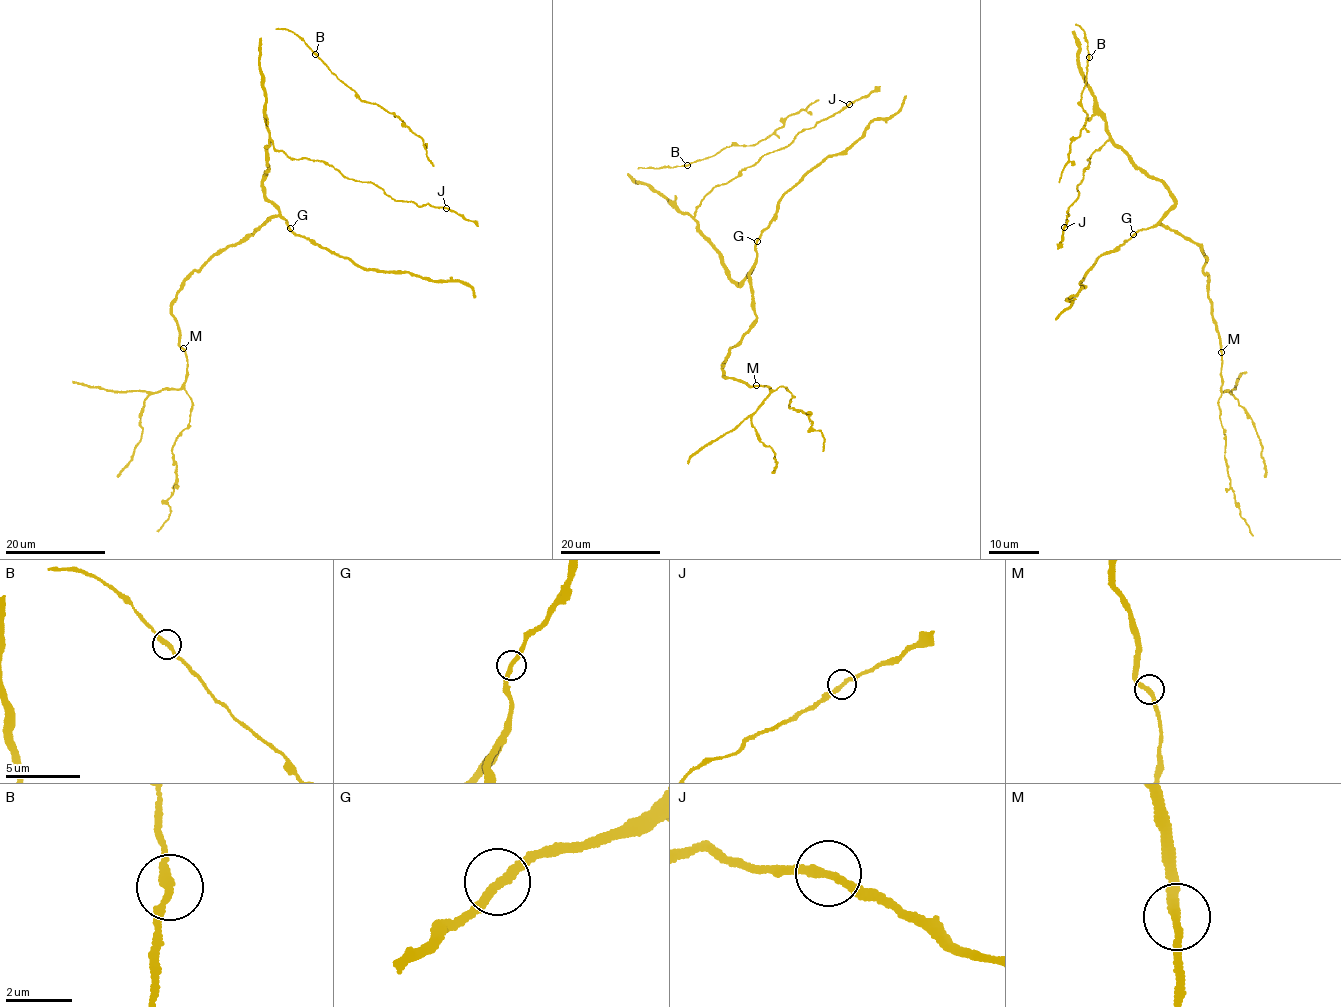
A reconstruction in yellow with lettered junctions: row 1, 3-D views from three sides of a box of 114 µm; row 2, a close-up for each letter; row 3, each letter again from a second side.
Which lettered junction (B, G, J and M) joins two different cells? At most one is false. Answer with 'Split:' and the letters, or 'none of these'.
Split: none of these

